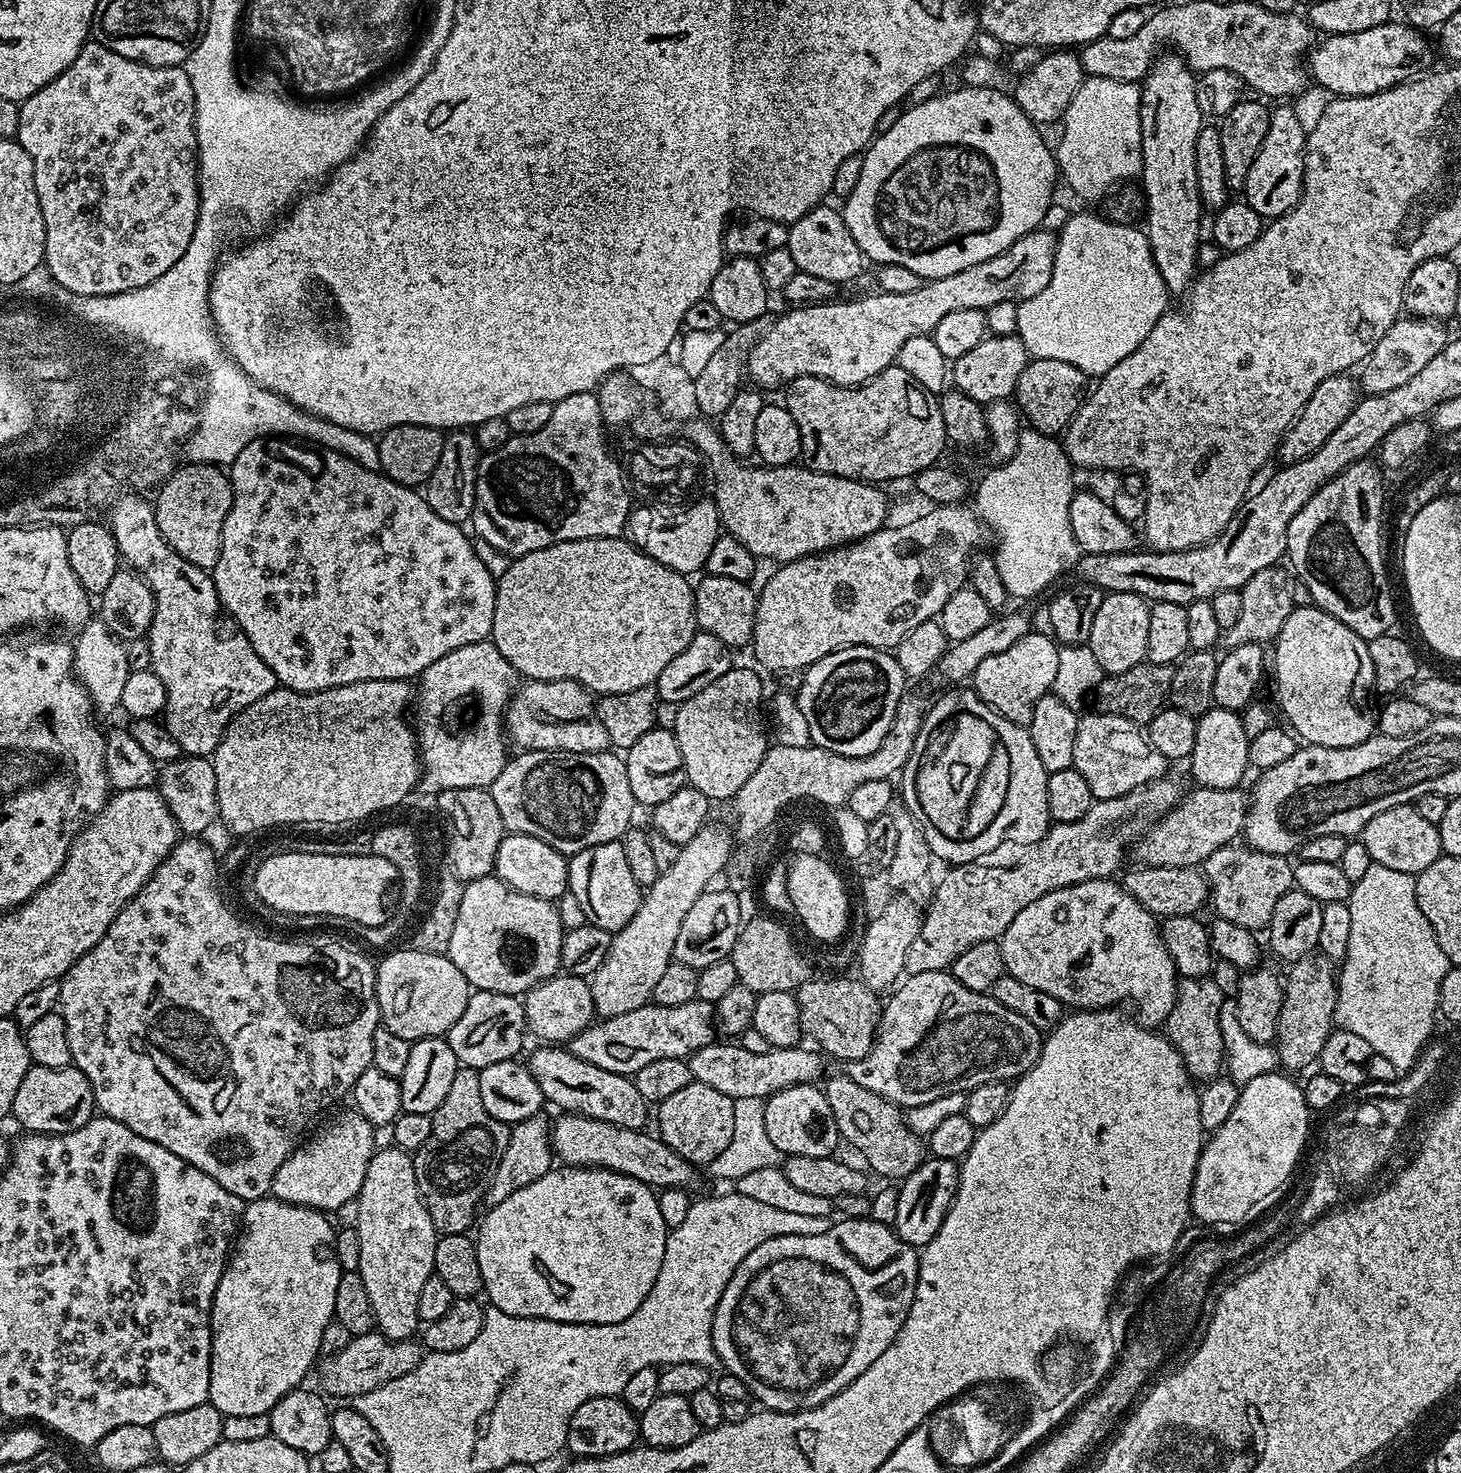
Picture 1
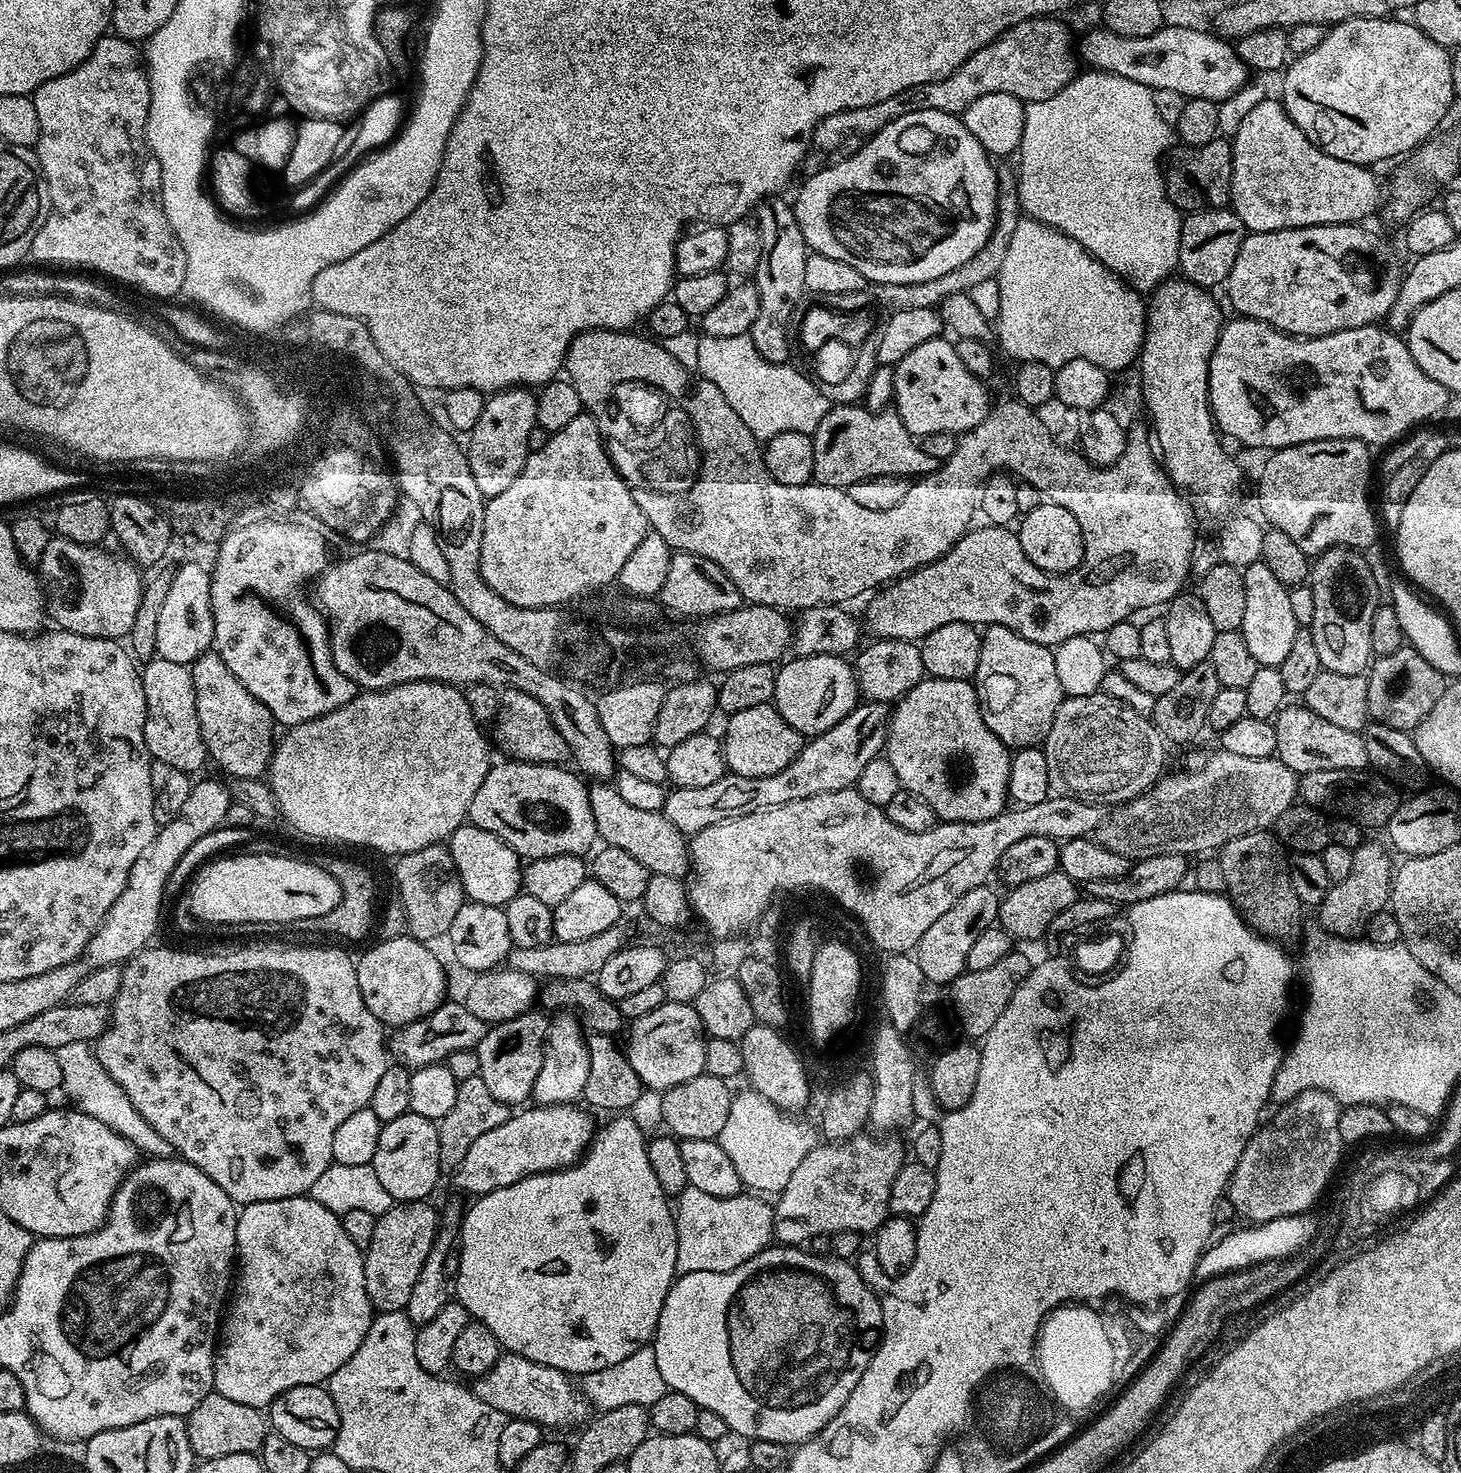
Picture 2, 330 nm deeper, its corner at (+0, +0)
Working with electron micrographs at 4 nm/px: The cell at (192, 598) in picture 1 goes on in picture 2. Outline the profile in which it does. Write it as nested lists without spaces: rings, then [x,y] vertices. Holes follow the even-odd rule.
[[[209,650],[197,657],[191,665],[190,671],[196,695],[198,726],[211,763],[216,763],[225,772],[226,777],[233,780],[263,777],[272,760],[274,747],[274,735],[272,736],[274,721],[270,710],[266,710],[266,706],[262,706],[262,702],[258,702],[258,698],[254,698],[254,694],[250,694],[250,690],[246,690],[246,686],[234,675],[219,651]]]

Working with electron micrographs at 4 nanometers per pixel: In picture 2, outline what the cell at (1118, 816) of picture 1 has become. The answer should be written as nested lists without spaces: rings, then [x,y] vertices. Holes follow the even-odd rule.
[[[1223,750],[1205,762],[1204,768],[1193,772],[1176,772],[1173,776],[1161,775],[1147,792],[1132,797],[1115,809],[1112,817],[1105,819],[1094,836],[1106,850],[1124,856],[1129,862],[1154,858],[1162,854],[1178,854],[1187,857],[1187,852],[1204,852],[1207,848],[1219,850],[1234,838],[1251,832],[1263,833],[1275,825],[1283,812],[1293,807],[1298,796],[1298,776],[1275,758],[1242,758]]]

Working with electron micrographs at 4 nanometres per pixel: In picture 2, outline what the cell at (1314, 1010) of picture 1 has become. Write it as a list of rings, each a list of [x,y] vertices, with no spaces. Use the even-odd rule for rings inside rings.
[[[1361,843],[1352,852],[1350,874],[1337,884],[1331,885],[1323,902],[1318,905],[1323,931],[1333,938],[1355,940],[1365,935],[1368,920],[1376,912],[1383,912],[1390,904],[1390,881],[1394,875],[1394,864],[1384,853],[1385,845]]]

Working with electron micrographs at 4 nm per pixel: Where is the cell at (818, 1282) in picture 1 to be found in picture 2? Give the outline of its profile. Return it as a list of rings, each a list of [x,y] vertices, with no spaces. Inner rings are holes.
[[[769,1246],[742,1266],[729,1272],[683,1273],[668,1291],[656,1327],[656,1357],[669,1389],[688,1395],[699,1409],[715,1412],[725,1420],[728,1429],[747,1436],[750,1441],[765,1440],[785,1446],[799,1446],[820,1433],[828,1425],[830,1418],[834,1418],[834,1414],[842,1410],[846,1398],[850,1398],[854,1386],[858,1386],[858,1378],[866,1374],[866,1366],[870,1366],[870,1358],[876,1353],[884,1330],[884,1319],[880,1309],[881,1297],[872,1292],[871,1286],[860,1276],[855,1263],[840,1260],[835,1254],[815,1256],[812,1252],[803,1252],[804,1250],[800,1246]]]

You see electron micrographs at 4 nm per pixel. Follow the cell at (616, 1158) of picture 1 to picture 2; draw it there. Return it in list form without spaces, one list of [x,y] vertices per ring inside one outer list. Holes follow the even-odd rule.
[[[575,1103],[531,1107],[520,1110],[525,1112],[517,1116],[509,1115],[502,1126],[494,1126],[474,1142],[454,1174],[462,1191],[473,1192],[473,1197],[479,1198],[527,1176],[570,1168],[588,1152],[594,1140],[591,1111],[583,1112]]]

